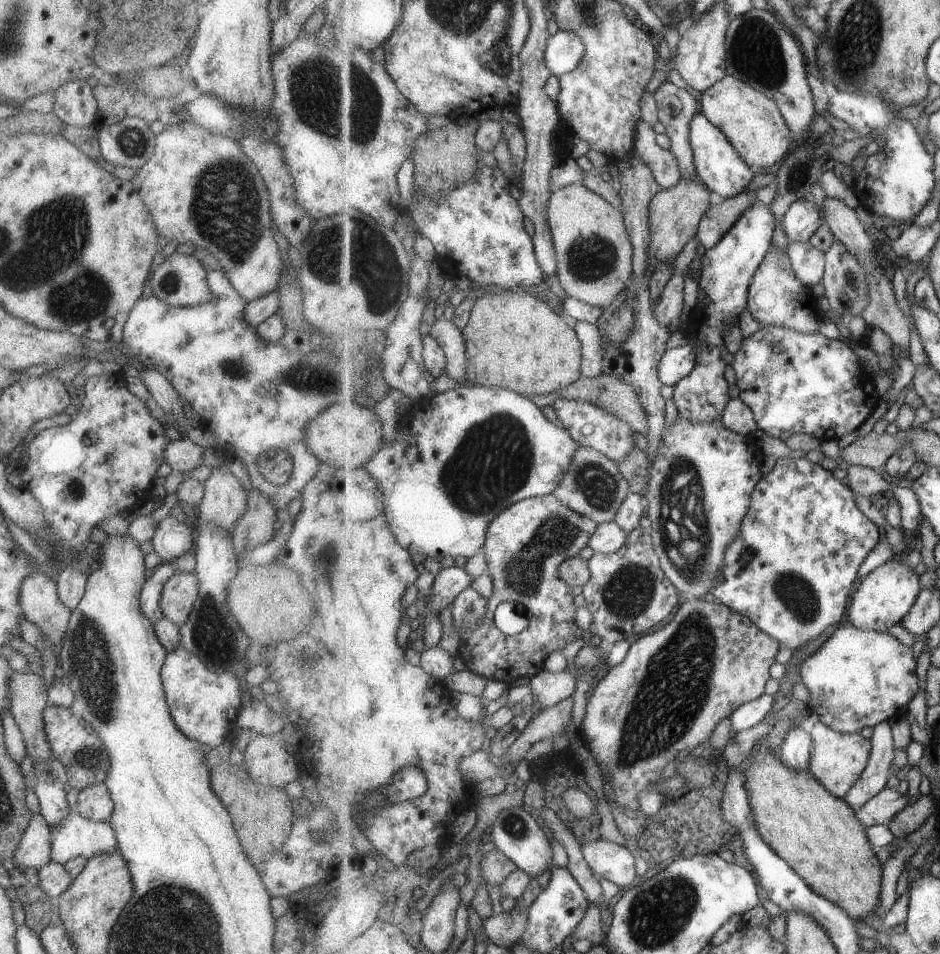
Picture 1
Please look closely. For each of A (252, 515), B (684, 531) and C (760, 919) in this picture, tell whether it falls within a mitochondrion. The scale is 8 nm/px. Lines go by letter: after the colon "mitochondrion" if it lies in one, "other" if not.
A: other
B: mitochondrion
C: other

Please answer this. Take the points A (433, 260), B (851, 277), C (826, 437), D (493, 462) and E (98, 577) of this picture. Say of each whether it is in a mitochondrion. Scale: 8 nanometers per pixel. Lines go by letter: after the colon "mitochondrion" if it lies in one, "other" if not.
A: other
B: mitochondrion
C: other
D: mitochondrion
E: other

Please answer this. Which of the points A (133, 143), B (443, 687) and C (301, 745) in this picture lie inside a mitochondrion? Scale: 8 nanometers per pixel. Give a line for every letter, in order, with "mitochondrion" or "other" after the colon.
A: mitochondrion
B: other
C: other

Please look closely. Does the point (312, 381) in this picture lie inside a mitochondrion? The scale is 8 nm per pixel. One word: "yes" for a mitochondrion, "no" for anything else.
yes

